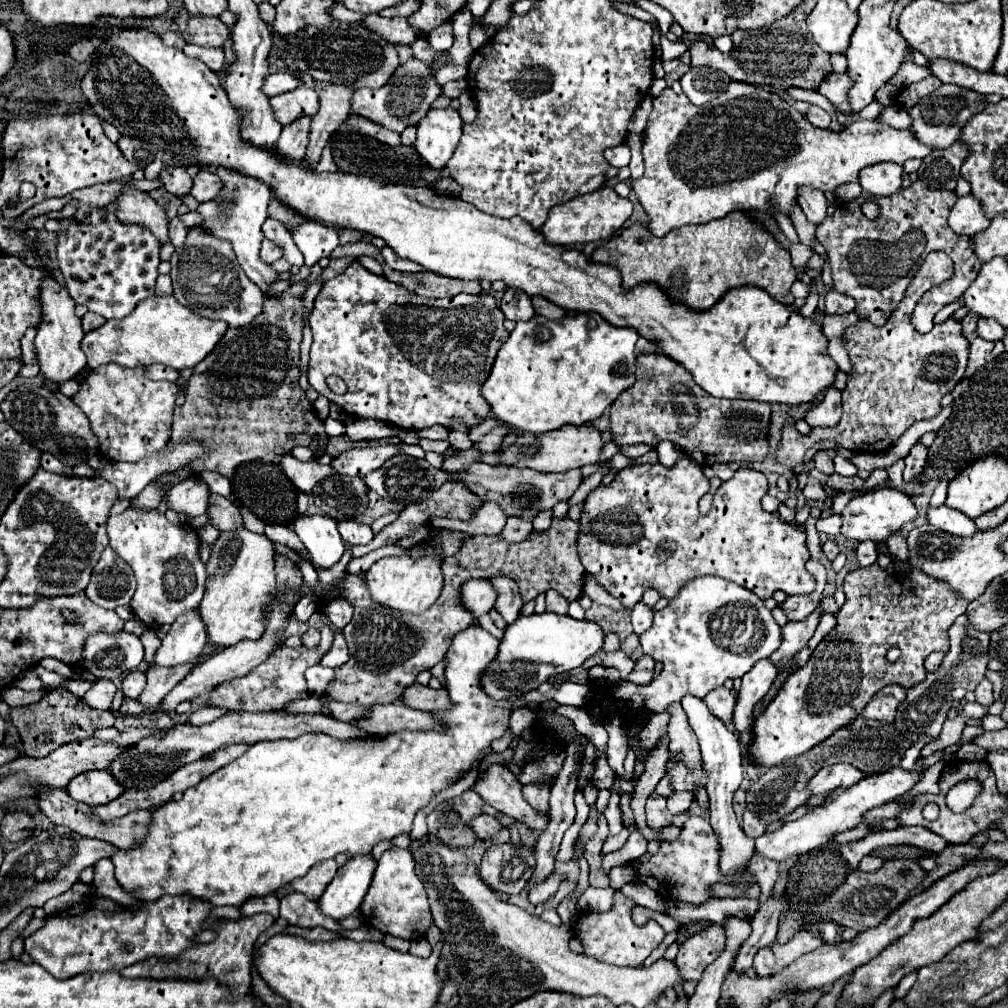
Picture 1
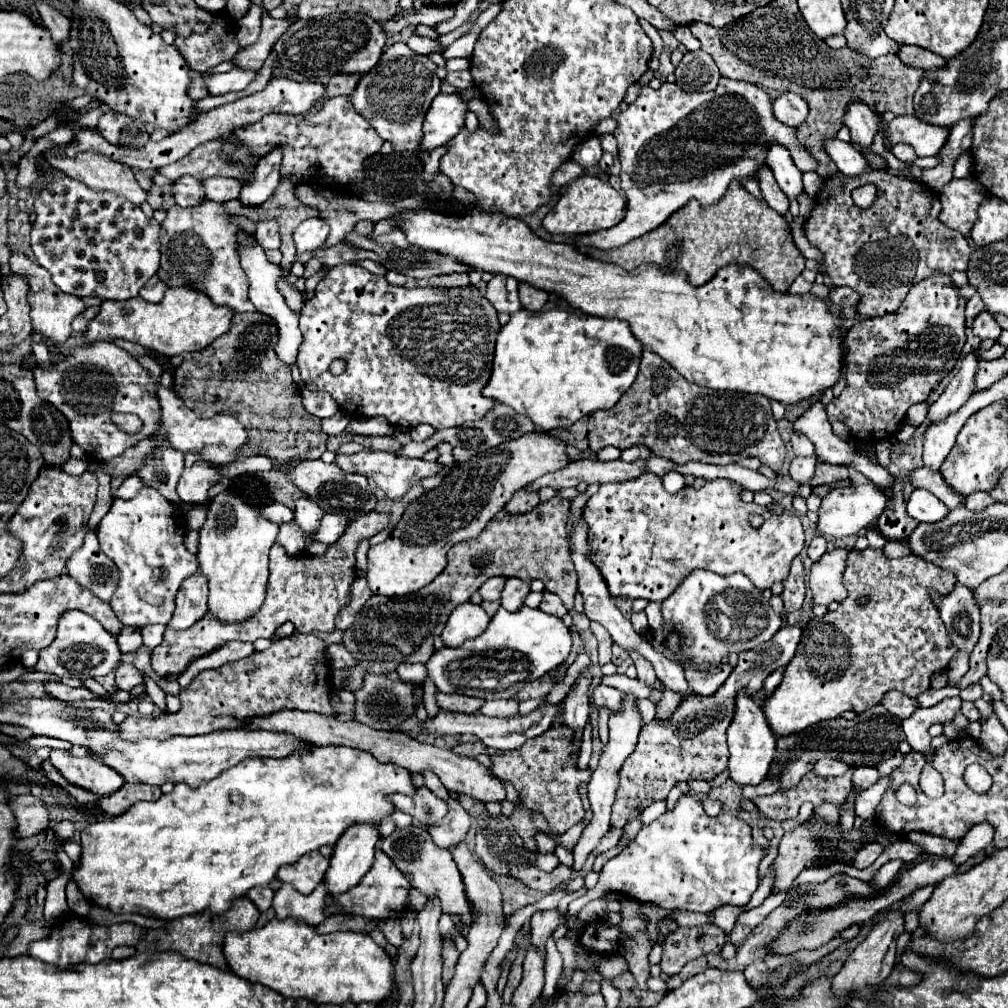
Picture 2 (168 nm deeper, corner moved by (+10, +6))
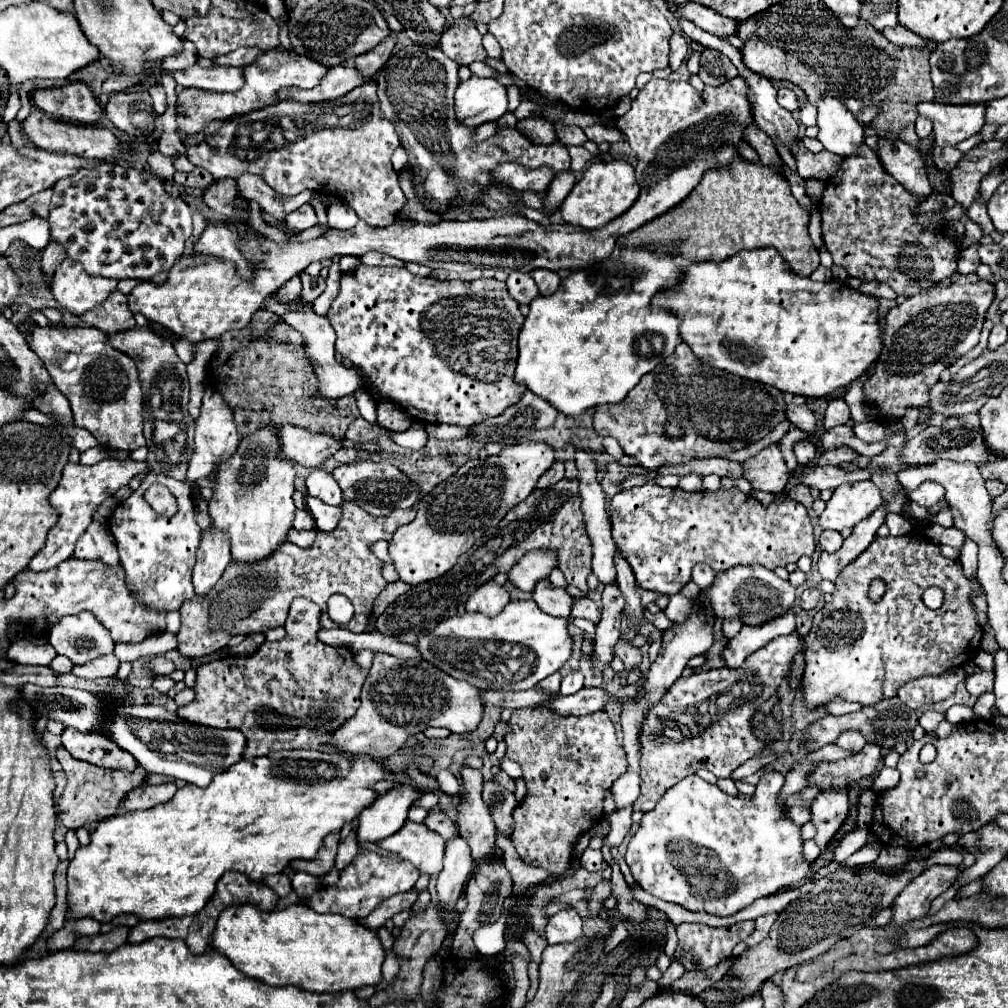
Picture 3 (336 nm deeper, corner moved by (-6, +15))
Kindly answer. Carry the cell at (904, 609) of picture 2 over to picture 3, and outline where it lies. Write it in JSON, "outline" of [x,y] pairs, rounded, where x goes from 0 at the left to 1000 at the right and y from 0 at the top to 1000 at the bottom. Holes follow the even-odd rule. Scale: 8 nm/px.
{"outline":[[[907,525],[895,533],[869,533],[863,543],[849,557],[845,557],[845,561],[839,561],[833,566],[827,580],[829,586],[825,588],[825,596],[810,606],[806,624],[798,632],[800,666],[796,684],[804,703],[821,697],[825,691],[837,691],[853,699],[867,699],[869,695],[885,693],[897,678],[917,670],[935,670],[937,664],[940,666],[952,662],[954,658],[960,658],[972,642],[974,624],[968,616],[968,606],[964,604],[962,576],[956,572],[954,561],[935,553],[933,543],[927,541],[927,537],[923,537],[915,525]],[[867,574],[875,574],[879,578],[879,588],[869,598],[861,592],[861,582]],[[925,580],[935,582],[937,586],[937,600],[929,606],[921,604],[915,596],[917,584]]]}

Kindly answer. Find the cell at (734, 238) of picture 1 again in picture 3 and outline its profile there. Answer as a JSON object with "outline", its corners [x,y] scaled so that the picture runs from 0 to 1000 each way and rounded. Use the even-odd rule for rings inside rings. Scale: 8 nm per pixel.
{"outline":[[[730,156],[730,160],[726,160],[726,164],[720,164],[718,168],[702,168],[696,180],[679,199],[675,199],[671,205],[651,215],[649,219],[643,219],[635,227],[629,227],[627,231],[615,235],[613,243],[619,243],[619,245],[643,243],[643,241],[669,243],[669,247],[677,255],[687,257],[690,261],[692,259],[718,259],[736,247],[768,245],[784,261],[790,273],[804,275],[804,271],[813,263],[813,255],[802,233],[802,219],[804,219],[804,211],[790,199],[790,195],[784,189],[782,180],[770,166],[760,166],[754,160],[746,162],[736,156]]]}

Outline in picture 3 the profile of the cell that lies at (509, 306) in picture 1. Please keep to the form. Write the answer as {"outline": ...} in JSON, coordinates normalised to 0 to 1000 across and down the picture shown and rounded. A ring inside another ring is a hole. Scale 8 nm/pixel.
{"outline":[[[508,269],[504,273],[504,289],[508,291],[508,295],[516,301],[516,303],[526,303],[528,297],[534,295],[534,285],[530,281],[530,277],[524,271],[518,269]]]}

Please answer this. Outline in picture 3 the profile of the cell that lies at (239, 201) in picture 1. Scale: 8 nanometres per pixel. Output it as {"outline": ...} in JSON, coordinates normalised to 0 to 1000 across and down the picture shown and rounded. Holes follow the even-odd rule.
{"outline":[[[302,301],[300,307],[288,307],[284,311],[282,318],[304,334],[304,346],[302,348],[304,348],[304,354],[308,356],[308,360],[310,360],[313,372],[315,372],[317,392],[319,394],[323,394],[323,396],[335,396],[335,394],[341,394],[341,392],[349,392],[355,386],[361,386],[361,388],[367,390],[361,372],[353,364],[343,364],[343,362],[339,362],[339,360],[333,358],[333,354],[331,354],[331,336],[333,336],[331,326],[329,326],[329,322],[327,322],[327,318],[323,314],[315,314],[312,311],[312,307],[310,307],[308,301]]]}

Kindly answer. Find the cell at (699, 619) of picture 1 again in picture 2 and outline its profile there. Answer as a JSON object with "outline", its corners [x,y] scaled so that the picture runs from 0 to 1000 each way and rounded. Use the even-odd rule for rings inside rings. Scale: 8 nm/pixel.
{"outline":[[[702,565],[685,567],[657,597],[657,613],[657,633],[661,645],[675,651],[679,657],[685,657],[694,667],[702,667],[724,649],[752,643],[776,623],[774,609],[764,605],[756,587],[734,567],[724,571],[712,571]],[[750,617],[752,625],[748,625]],[[750,629],[752,637],[744,637]]]}

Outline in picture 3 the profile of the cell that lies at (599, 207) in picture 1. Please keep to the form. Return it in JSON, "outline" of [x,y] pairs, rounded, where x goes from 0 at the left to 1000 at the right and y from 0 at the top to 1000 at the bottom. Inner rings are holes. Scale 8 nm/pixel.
{"outline":[[[619,158],[591,160],[579,170],[577,178],[567,186],[567,189],[556,203],[556,211],[562,221],[567,221],[579,227],[593,227],[603,219],[615,215],[617,211],[621,211],[633,197],[633,191],[635,191],[635,184],[623,160]]]}

